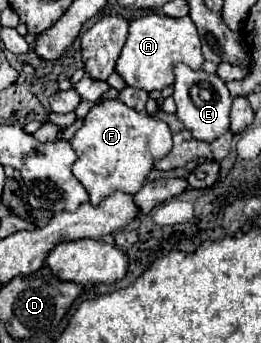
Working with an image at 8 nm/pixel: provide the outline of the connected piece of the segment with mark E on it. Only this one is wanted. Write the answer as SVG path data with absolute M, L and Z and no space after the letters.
M176 65L174 69L176 81L174 81L174 101L176 101L176 115L184 123L184 127L192 133L198 141L214 141L220 135L224 135L230 129L230 105L232 97L228 93L226 83L216 73L206 71L192 71L186 65Z

